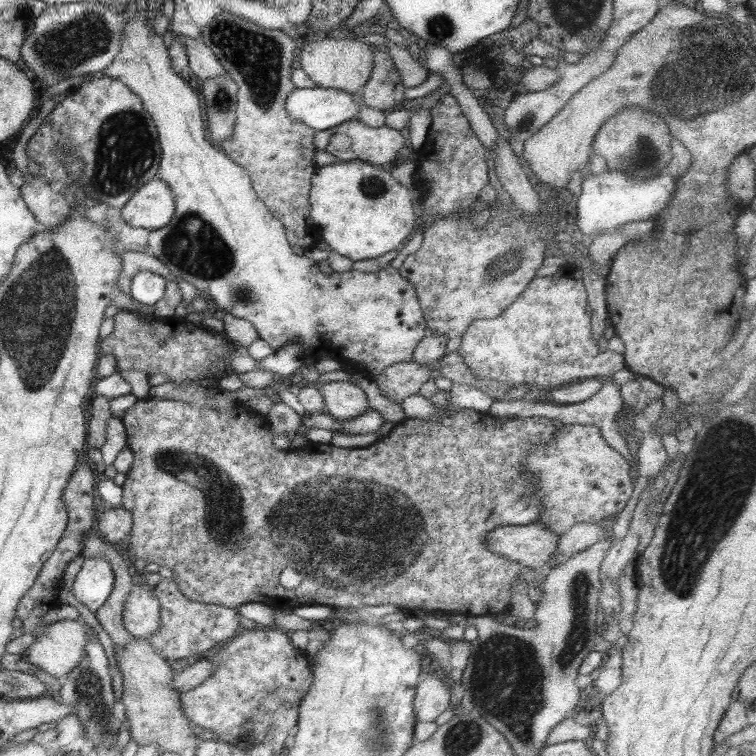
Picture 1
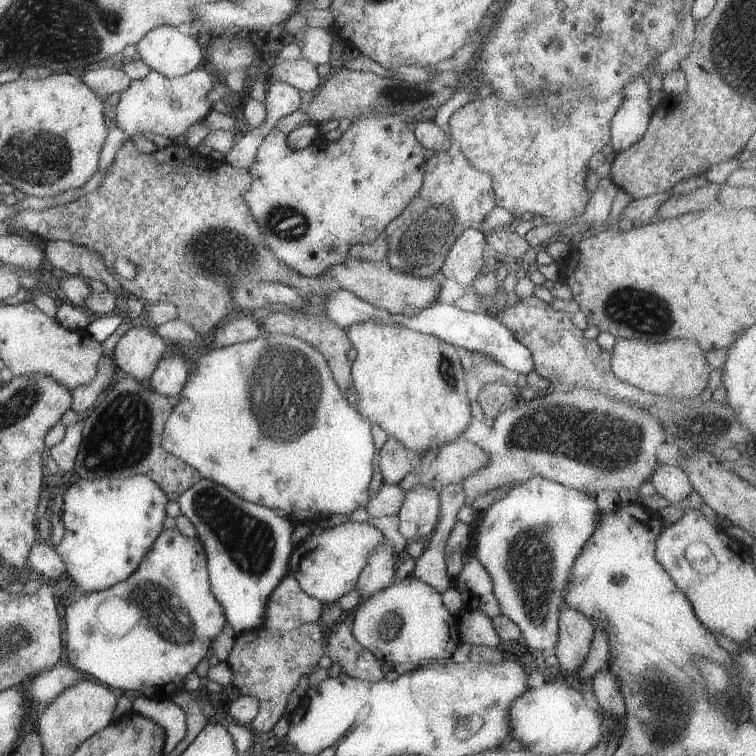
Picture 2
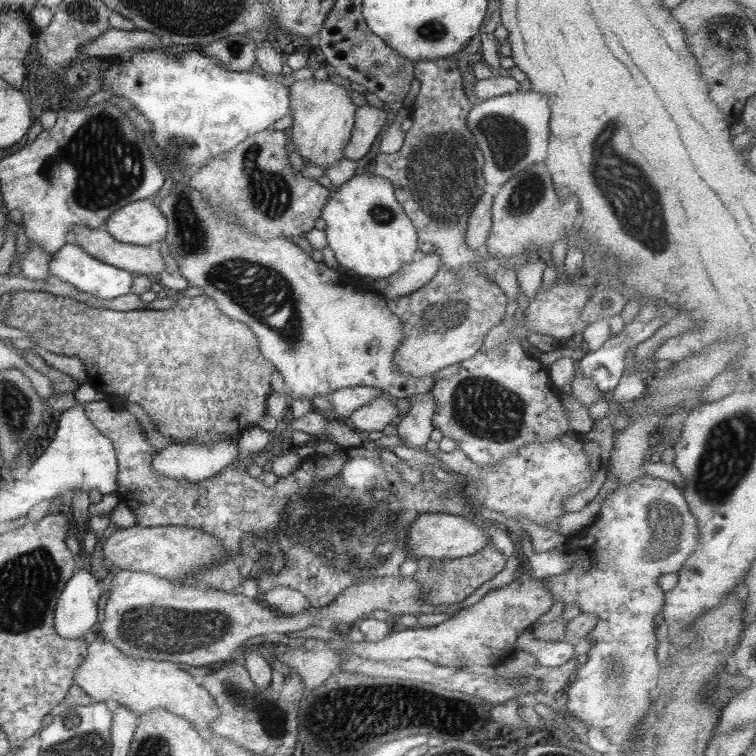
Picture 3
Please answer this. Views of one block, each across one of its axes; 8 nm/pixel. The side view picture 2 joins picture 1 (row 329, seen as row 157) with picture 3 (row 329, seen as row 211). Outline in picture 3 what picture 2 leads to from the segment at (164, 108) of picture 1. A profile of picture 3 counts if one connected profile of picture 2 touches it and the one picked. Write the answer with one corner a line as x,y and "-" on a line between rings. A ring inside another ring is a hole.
184,178
179,184
173,184
158,206
167,222
163,237
167,254
175,260
179,276
188,282
189,287
201,288
202,294
213,299
221,314
250,328
259,342
261,356
279,371
283,378
283,392
291,400
327,398
335,389
356,386
381,389
390,399
422,395
432,390
431,375
413,378
395,371
393,352
403,340
403,325
399,323
399,317
386,307
386,300
381,295
366,290
366,282
328,268
322,261
315,262
290,238
263,240
243,232
233,224
233,215
227,213
227,219
221,212
213,214
199,192
190,188

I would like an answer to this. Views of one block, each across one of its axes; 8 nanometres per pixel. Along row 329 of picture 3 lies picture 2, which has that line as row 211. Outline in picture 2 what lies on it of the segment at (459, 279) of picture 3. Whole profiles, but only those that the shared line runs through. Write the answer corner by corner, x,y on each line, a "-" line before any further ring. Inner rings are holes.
457,150
433,151
424,163
420,191
408,206
385,226
388,245
385,261
392,269
420,277
431,278
453,242
466,229
480,230
485,216
494,208
492,179
488,173
476,170

